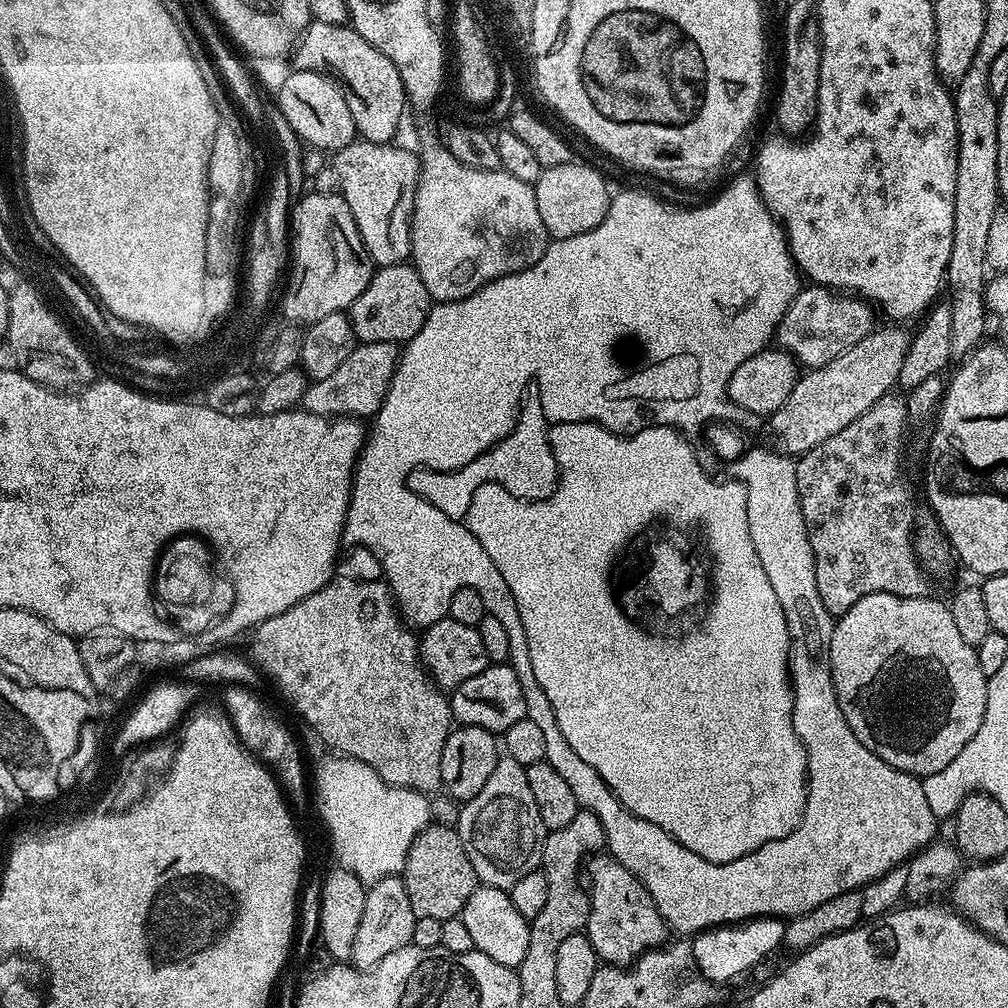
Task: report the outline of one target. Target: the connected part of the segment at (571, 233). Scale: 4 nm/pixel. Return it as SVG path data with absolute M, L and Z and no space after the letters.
M576 163L543 169L534 185L538 214L552 240L565 240L586 234L594 230L594 226L598 226L608 213L610 191L607 182L590 165Z

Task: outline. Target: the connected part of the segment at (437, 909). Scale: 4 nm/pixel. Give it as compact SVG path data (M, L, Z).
M429 823L427 828L423 828L416 835L416 841L410 846L402 873L406 894L410 894L410 910L414 910L417 920L457 919L460 911L466 906L466 898L470 898L470 894L474 894L478 886L474 866L466 856L457 829L436 823Z

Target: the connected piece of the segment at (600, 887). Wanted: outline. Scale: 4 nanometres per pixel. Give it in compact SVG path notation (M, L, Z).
M593 854L586 861L586 895L588 923L586 935L594 946L597 957L605 965L627 968L637 957L661 947L669 939L670 929L662 918L654 898L611 854Z

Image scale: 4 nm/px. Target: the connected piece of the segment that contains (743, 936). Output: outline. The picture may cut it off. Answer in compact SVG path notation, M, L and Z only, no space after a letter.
M755 917L741 924L704 929L691 941L697 967L709 981L724 984L760 963L776 948L779 949L783 945L785 928L785 921L779 917Z

